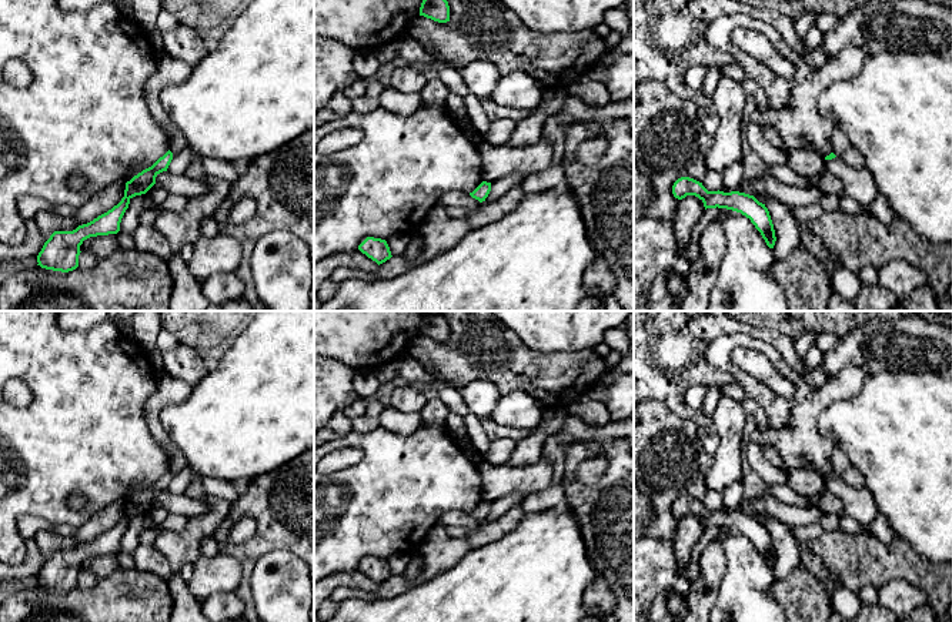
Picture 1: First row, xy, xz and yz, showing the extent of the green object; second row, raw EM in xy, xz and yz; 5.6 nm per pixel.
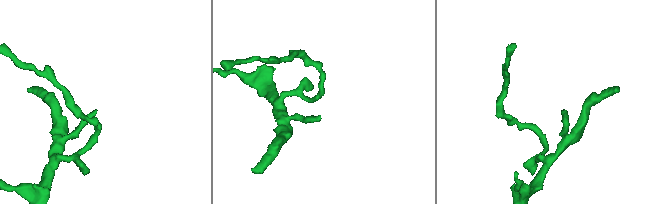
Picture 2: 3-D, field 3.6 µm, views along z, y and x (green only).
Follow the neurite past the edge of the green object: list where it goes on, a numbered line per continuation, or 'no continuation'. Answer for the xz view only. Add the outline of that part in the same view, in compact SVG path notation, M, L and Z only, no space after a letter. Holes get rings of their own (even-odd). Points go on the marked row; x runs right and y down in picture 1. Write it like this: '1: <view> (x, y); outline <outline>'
no continuation

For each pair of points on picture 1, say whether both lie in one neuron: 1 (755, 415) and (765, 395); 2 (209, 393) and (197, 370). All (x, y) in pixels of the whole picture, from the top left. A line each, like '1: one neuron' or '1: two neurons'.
1: two neurons
2: two neurons

